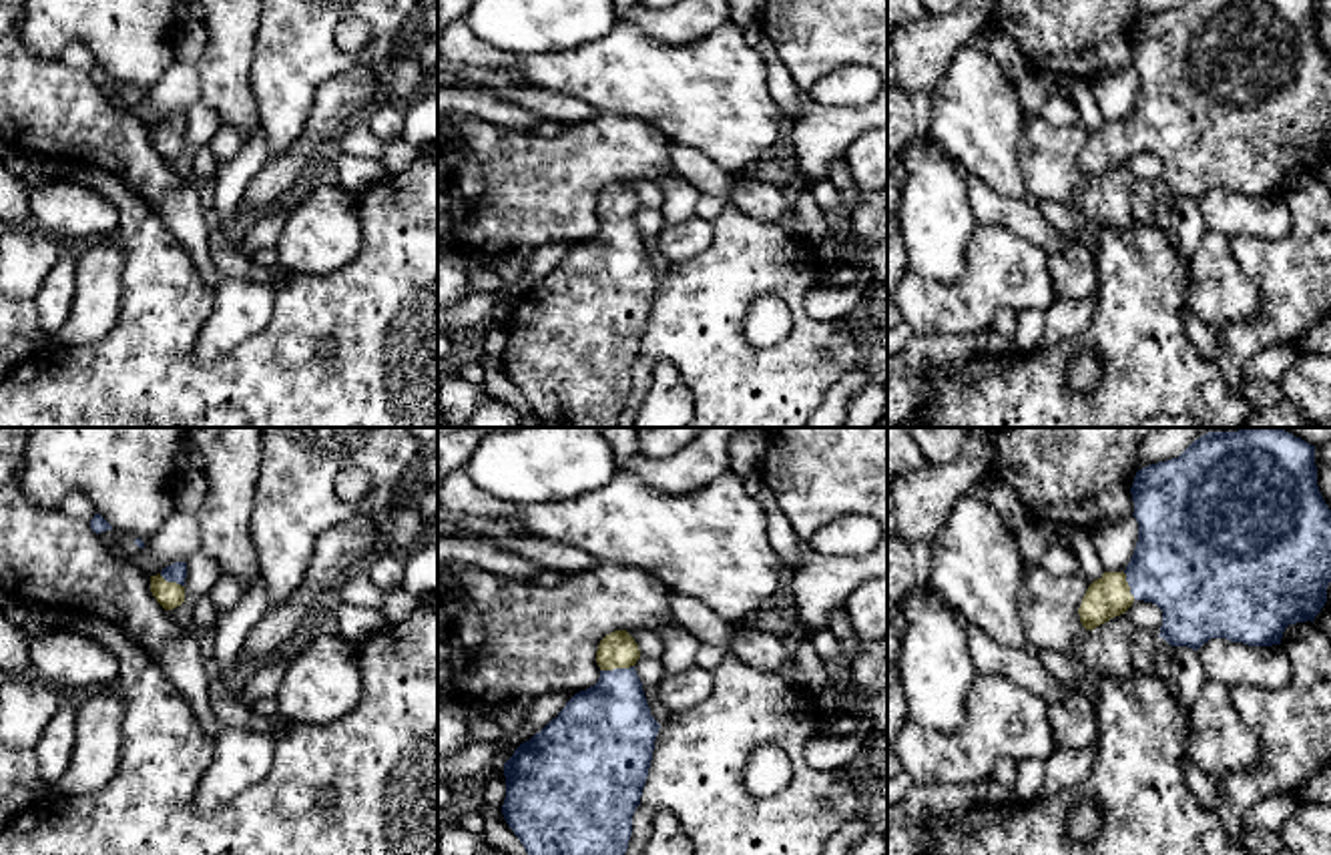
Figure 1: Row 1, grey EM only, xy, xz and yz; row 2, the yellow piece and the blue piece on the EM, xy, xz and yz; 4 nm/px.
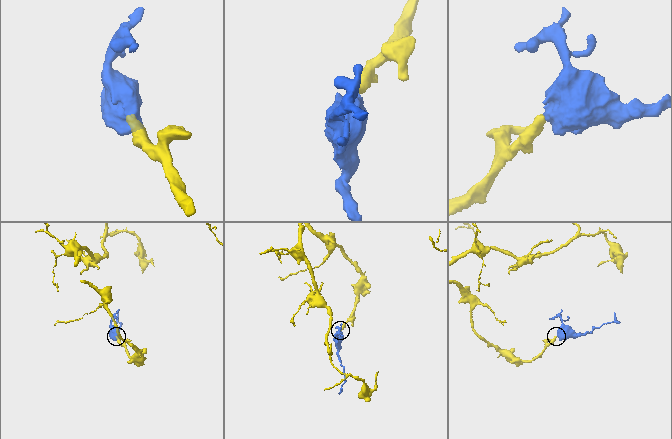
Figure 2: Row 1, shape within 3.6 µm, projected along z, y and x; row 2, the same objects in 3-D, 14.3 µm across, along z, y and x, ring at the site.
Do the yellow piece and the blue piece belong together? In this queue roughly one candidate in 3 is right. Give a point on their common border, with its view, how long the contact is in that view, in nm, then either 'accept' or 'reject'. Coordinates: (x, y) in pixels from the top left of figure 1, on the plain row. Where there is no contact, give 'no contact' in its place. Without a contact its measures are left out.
xz (617, 217) | 140 nm | accept

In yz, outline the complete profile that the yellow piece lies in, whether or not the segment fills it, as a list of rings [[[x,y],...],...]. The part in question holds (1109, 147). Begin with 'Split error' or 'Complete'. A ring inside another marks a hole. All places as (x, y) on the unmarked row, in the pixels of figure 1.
Split error. [[[1184,0],[1136,22],[1138,92],[1124,122],[1104,122],[1078,159],[1086,181],[1134,151],[1162,161],[1160,189],[1199,201],[1211,189],[1281,195],[1289,175],[1315,171],[1331,132],[1331,60],[1317,36],[1315,0]]]

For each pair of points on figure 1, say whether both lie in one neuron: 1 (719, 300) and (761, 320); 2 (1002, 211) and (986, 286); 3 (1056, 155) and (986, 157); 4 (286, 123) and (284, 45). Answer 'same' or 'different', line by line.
1: different
2: different
3: different
4: same

